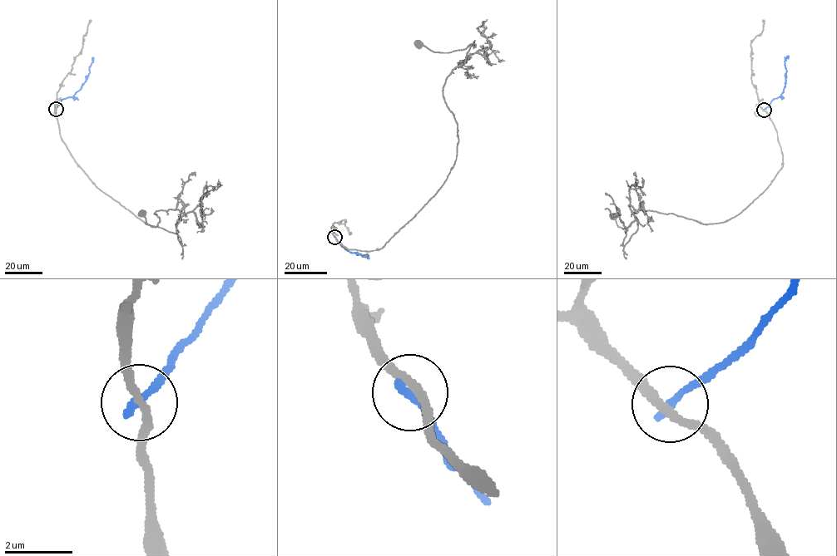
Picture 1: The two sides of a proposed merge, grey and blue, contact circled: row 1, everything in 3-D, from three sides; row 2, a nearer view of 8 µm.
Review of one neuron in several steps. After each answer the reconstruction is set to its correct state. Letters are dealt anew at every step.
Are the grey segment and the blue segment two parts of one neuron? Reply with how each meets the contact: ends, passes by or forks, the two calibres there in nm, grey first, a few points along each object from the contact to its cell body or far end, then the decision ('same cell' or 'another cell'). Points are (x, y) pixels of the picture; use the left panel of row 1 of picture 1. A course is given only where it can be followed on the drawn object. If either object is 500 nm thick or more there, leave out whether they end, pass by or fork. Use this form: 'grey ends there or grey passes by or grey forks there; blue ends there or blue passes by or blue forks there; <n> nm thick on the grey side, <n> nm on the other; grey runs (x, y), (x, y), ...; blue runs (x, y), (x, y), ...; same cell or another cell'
grey passes by; blue ends there; 240 nm thick on the grey side, 280 nm on the other; grey runs (55, 109), (61, 140), (96, 186), (151, 226), (160, 221), (156, 211), (177, 209), (181, 245), (143, 213); blue runs (55, 109), (62, 99), (72, 96), (86, 81), (93, 57); another cell

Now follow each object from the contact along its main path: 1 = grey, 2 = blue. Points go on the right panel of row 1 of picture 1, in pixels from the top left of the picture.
1: (763, 110), (783, 164), (734, 217), (702, 223), (639, 209), (637, 230), (623, 245), (626, 229), (613, 215)
2: (764, 110), (783, 92), (786, 71), (784, 60), (788, 56)

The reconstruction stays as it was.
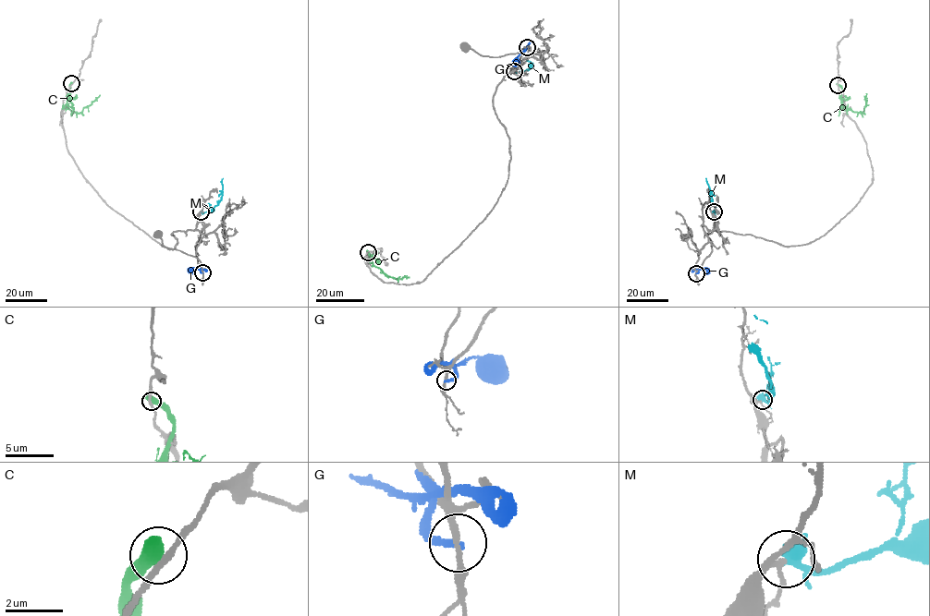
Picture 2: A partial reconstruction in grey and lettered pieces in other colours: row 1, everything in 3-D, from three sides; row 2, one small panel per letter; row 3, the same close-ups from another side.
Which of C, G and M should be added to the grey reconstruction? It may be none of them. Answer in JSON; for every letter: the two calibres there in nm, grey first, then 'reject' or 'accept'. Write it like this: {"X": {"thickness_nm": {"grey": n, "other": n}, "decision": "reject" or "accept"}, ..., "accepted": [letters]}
{"C": {"thickness_nm": {"grey": 200, "other": 700}, "decision": "reject"}, "G": {"thickness_nm": {"grey": 160, "other": 200}, "decision": "reject"}, "M": {"thickness_nm": {"grey": 130, "other": 550}, "decision": "accept"}, "accepted": ["M"]}

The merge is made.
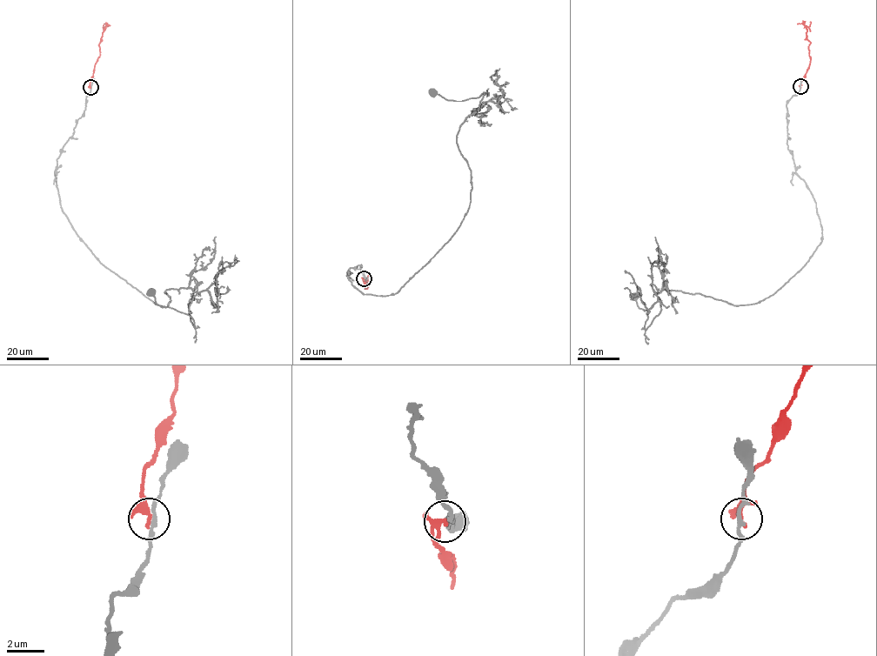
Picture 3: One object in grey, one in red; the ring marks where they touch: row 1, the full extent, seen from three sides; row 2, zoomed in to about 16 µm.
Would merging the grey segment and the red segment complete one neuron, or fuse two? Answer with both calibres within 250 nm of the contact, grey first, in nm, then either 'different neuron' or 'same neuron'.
calibres 200 and 180 nm; different neuron

